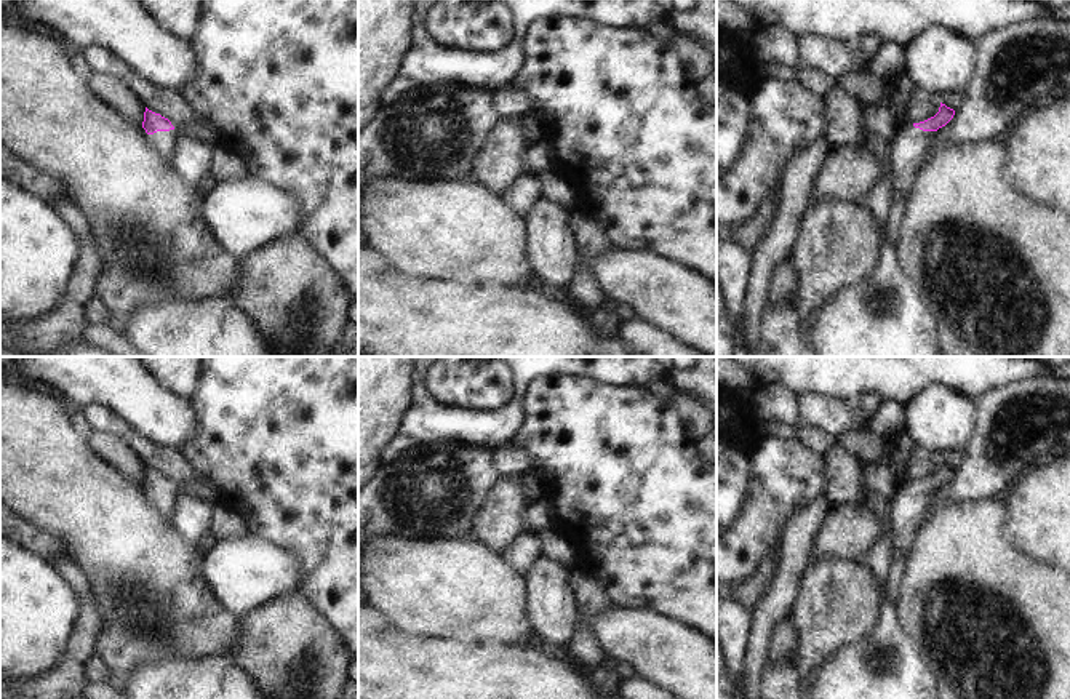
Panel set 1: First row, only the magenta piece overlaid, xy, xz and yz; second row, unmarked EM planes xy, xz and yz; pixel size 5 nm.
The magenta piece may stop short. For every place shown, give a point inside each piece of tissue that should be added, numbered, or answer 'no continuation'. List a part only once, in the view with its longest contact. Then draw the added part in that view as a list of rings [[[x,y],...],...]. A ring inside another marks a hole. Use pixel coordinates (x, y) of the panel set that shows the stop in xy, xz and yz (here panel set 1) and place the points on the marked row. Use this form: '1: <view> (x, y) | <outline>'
1: xy (163, 143) | [[[170,130],[170,131],[157,131],[154,134],[150,134],[150,144],[154,147],[154,150],[165,160],[170,163],[170,158],[176,149],[176,131]]]

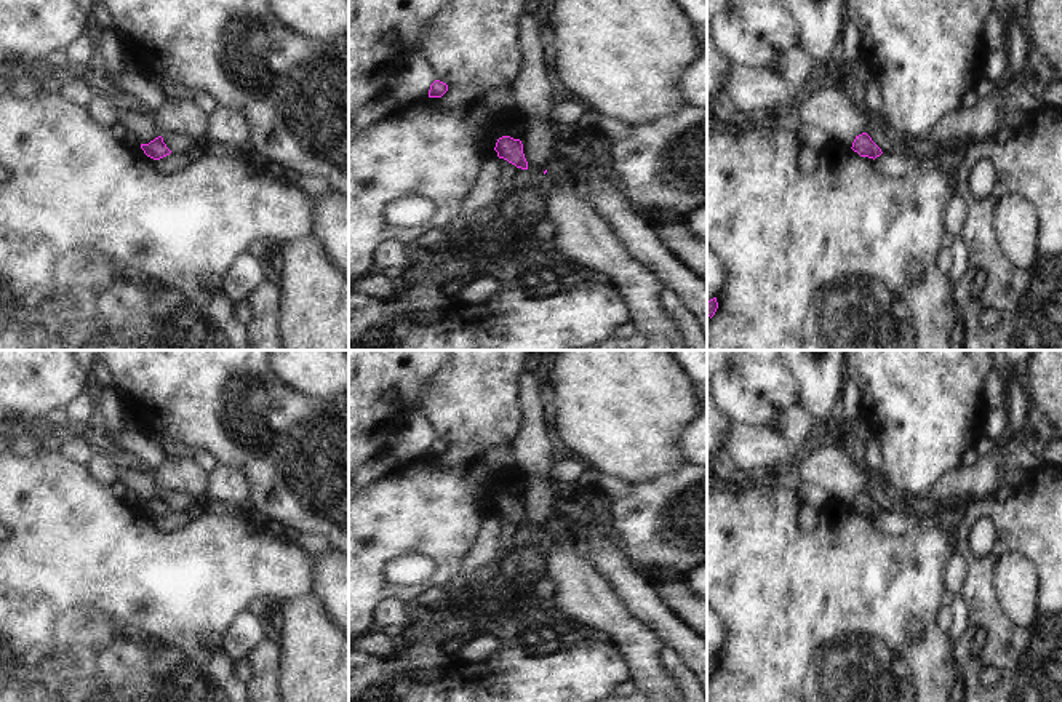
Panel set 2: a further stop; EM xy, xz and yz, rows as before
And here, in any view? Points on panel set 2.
no continuation

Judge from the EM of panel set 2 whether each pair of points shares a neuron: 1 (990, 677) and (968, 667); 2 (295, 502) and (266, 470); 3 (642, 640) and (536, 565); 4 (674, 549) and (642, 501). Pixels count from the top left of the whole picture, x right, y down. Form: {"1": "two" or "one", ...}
{"1": "two", "2": "one", "3": "two", "4": "one"}

